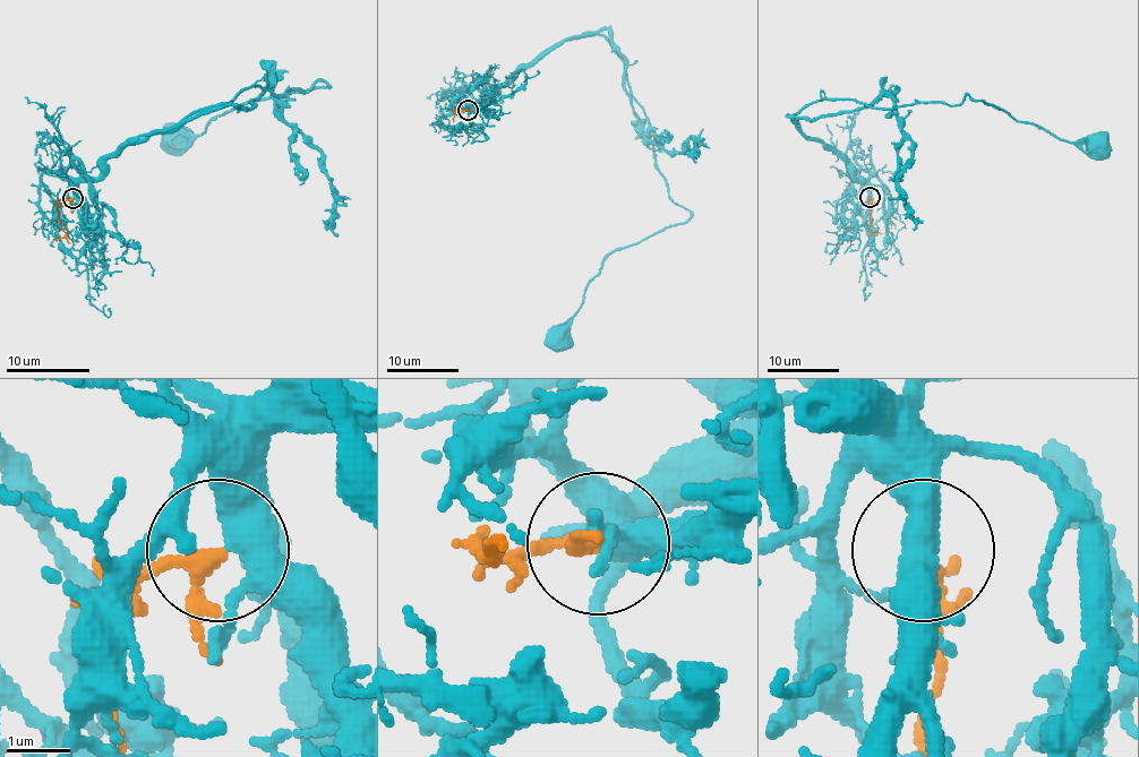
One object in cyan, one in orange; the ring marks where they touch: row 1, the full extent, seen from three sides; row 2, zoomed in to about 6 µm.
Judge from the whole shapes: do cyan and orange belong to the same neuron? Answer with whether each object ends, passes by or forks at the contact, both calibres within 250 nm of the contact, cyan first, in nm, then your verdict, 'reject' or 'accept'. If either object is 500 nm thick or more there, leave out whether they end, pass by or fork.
cyan forks there; orange passes by; 400 nm thick on the cyan side, 200 nm on the other; accept

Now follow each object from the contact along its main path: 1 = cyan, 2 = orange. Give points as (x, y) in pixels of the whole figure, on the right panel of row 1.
1: (870, 197), (794, 115), (823, 100), (892, 109), (966, 96), (1086, 152), (1098, 146)
2: (870, 197), (870, 228), (874, 233), (881, 233)

